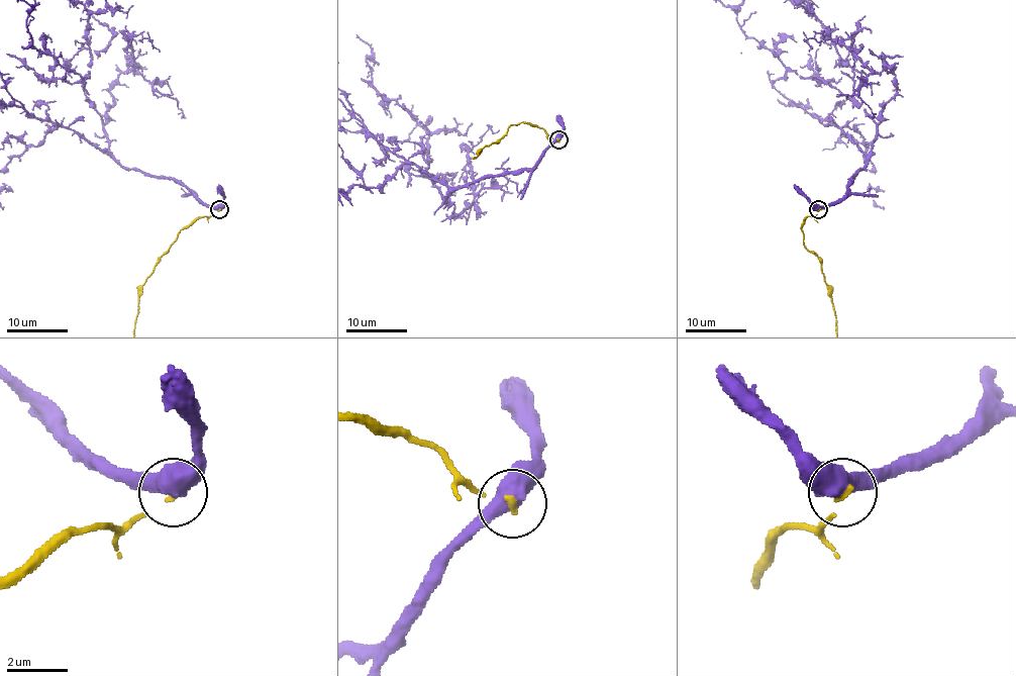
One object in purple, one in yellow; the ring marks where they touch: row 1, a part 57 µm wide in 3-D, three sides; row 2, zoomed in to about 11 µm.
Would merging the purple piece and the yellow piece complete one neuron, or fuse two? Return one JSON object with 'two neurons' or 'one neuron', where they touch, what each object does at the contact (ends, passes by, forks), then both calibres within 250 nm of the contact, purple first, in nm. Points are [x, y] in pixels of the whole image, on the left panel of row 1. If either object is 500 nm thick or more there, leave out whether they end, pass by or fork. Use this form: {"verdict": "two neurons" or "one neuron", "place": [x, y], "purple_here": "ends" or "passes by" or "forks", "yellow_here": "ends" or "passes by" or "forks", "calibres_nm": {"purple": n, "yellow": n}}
{"verdict": "two neurons", "place": [219, 209], "calibres_nm": {"purple": 550, "yellow": 170}}

